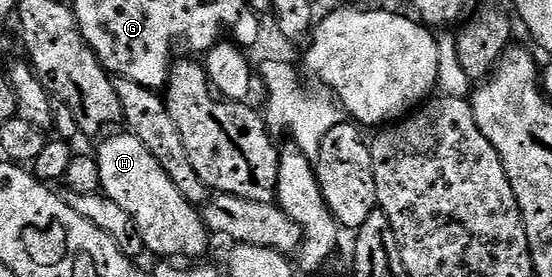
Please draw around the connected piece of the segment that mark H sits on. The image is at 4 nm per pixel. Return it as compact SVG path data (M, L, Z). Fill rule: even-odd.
M121 131L117 137L105 136L100 150L94 153L98 163L100 187L106 196L119 203L130 219L134 219L134 227L138 227L138 235L142 235L142 243L149 254L157 253L160 259L200 259L208 249L210 230L204 223L201 210L191 205L174 187L170 175L158 167L158 159L138 143L133 133Z

